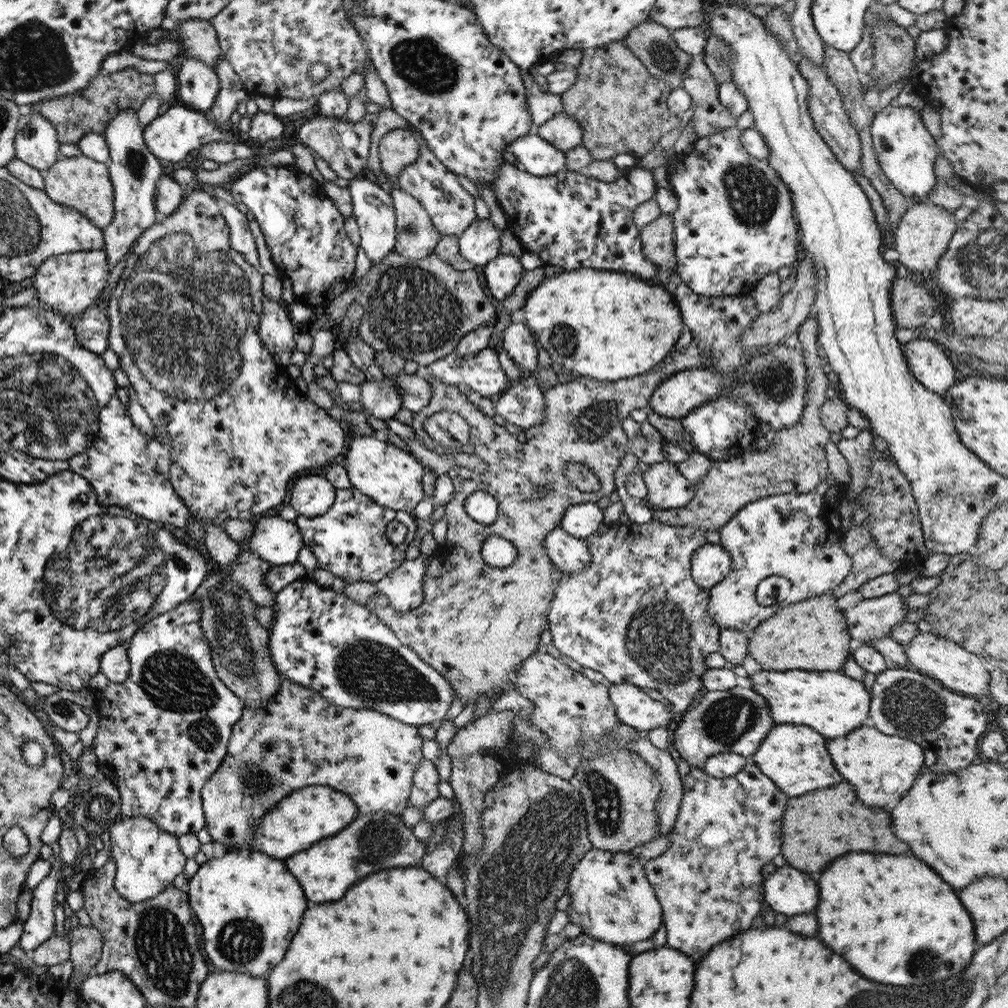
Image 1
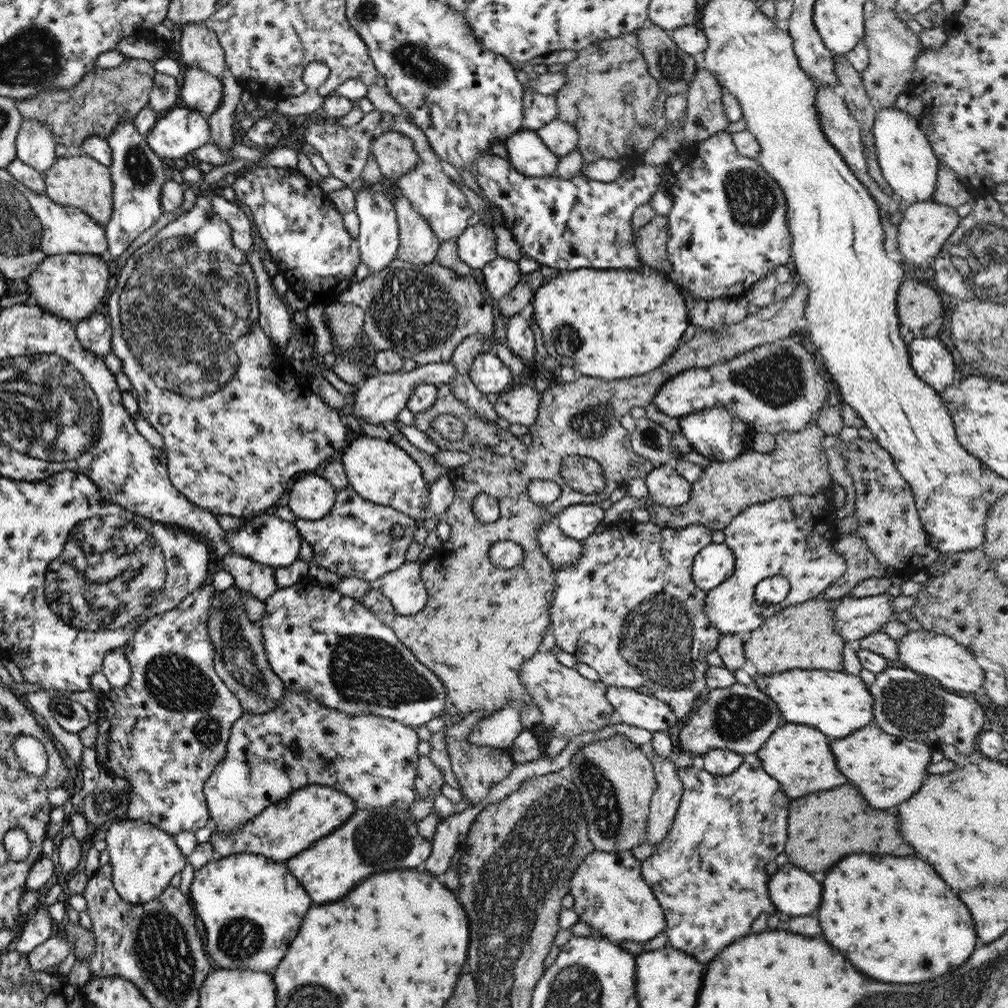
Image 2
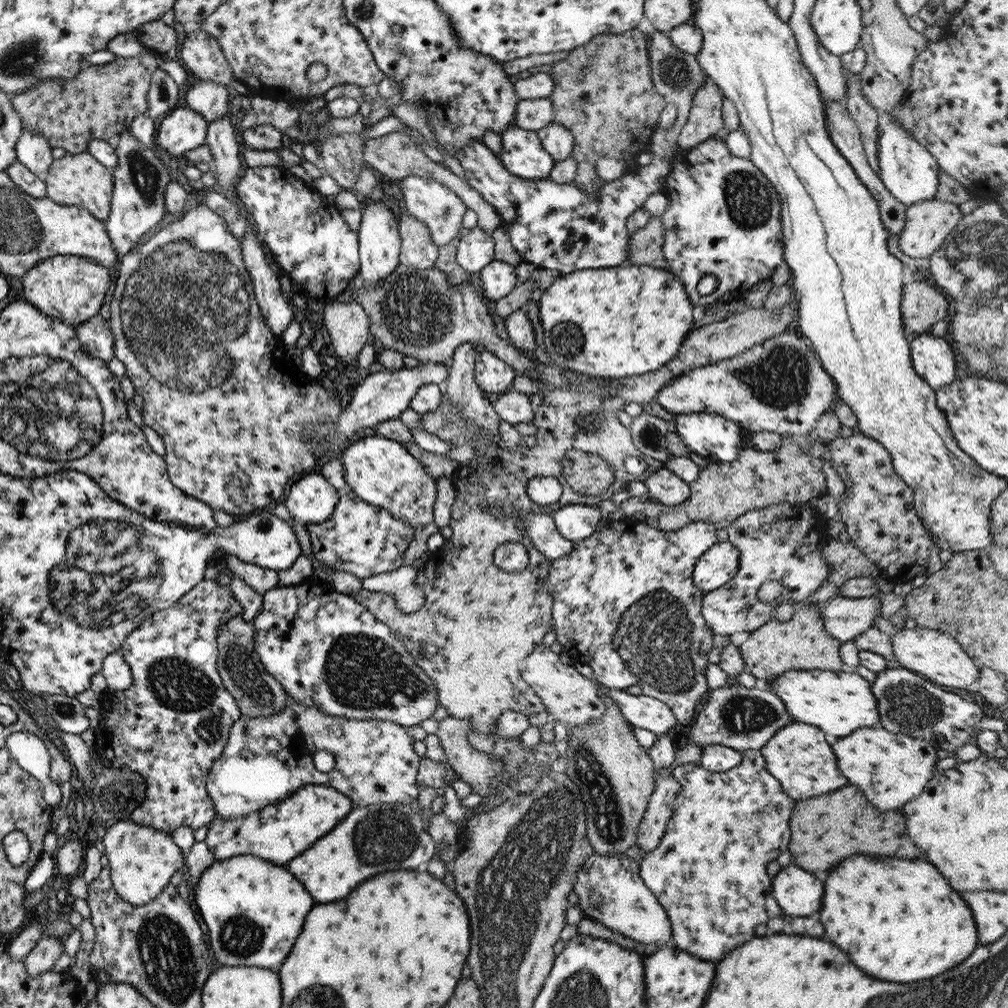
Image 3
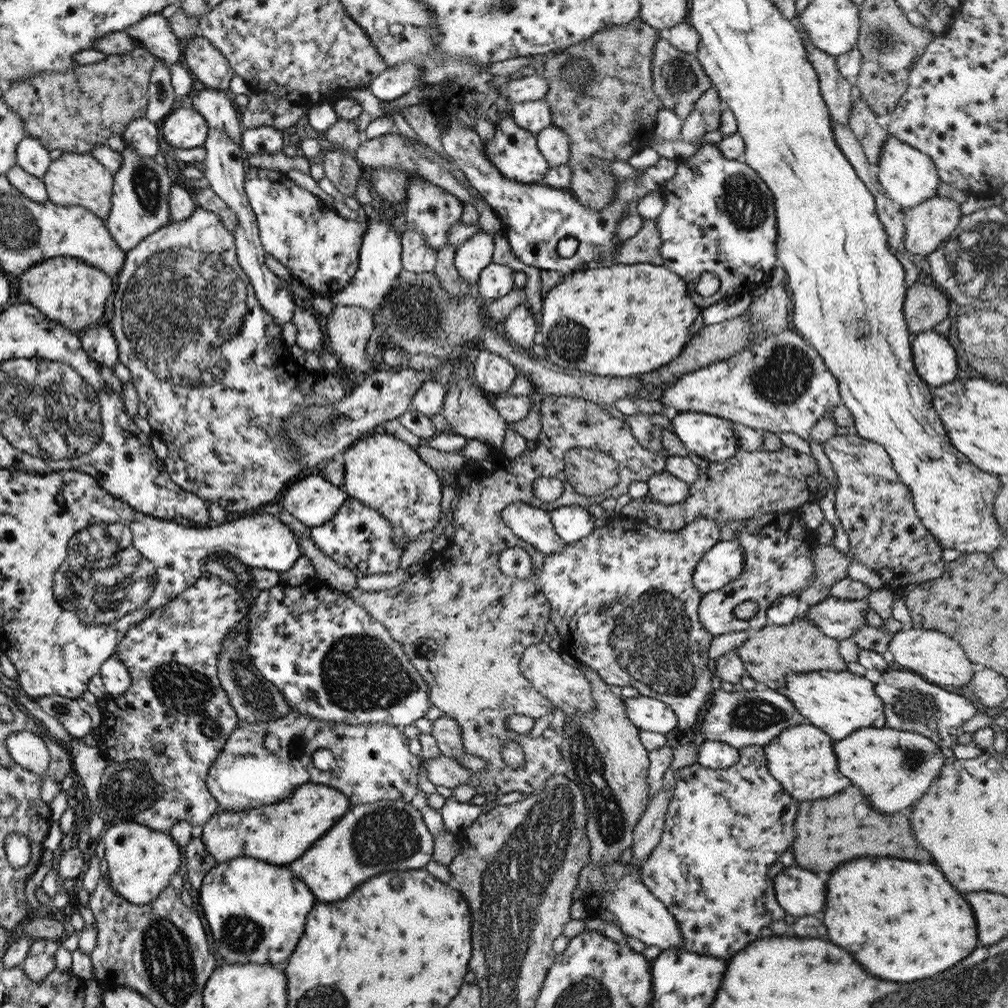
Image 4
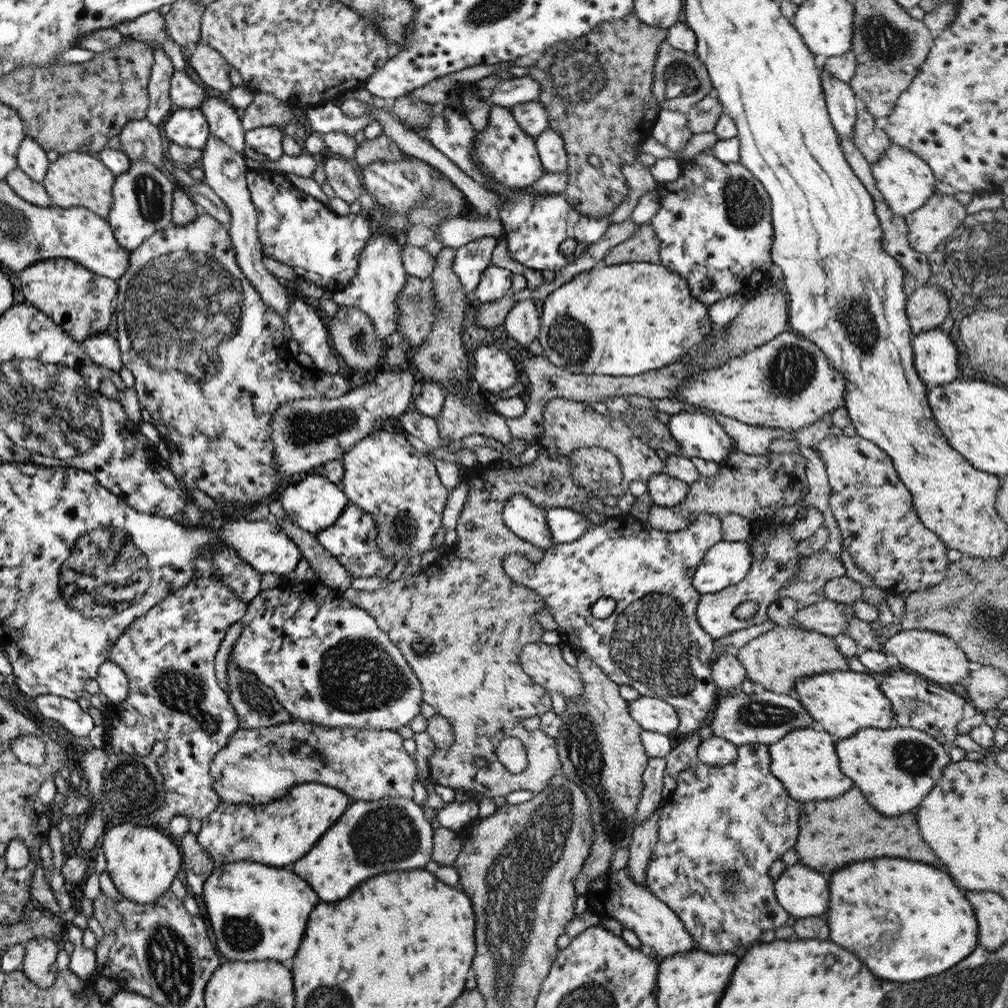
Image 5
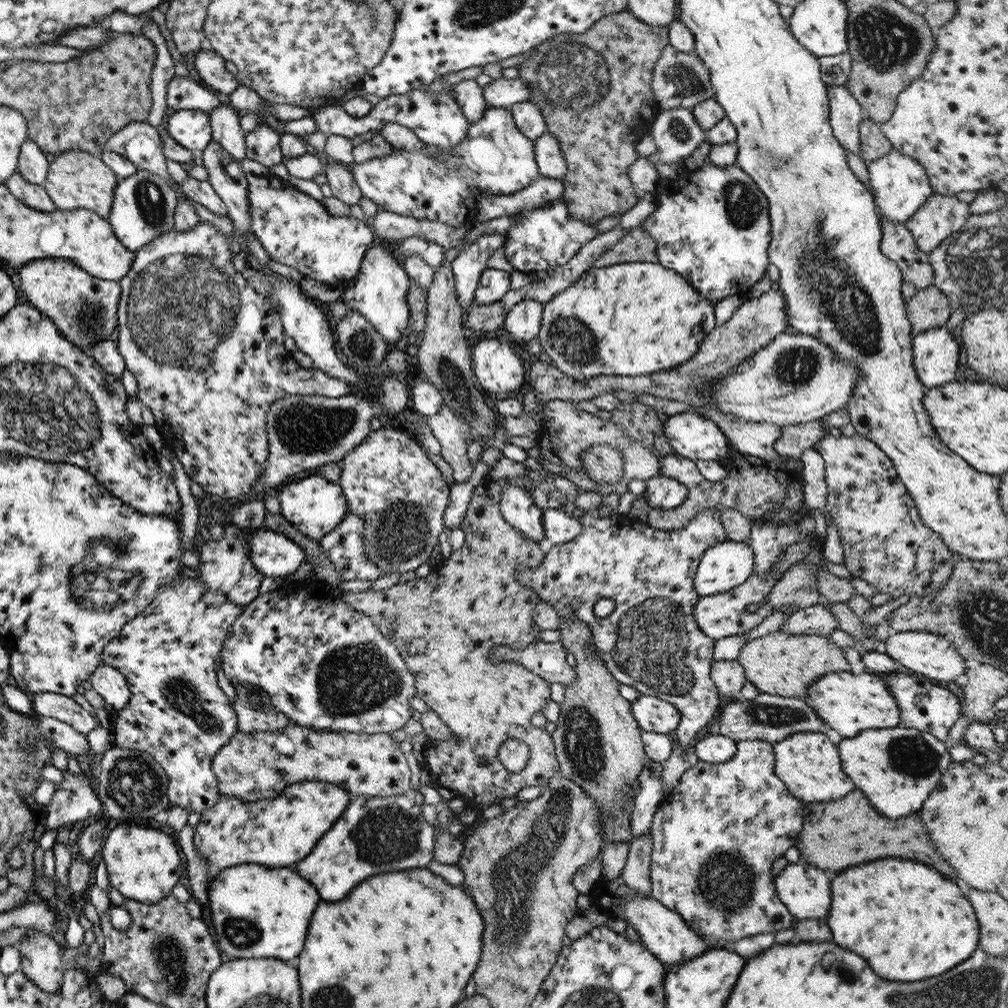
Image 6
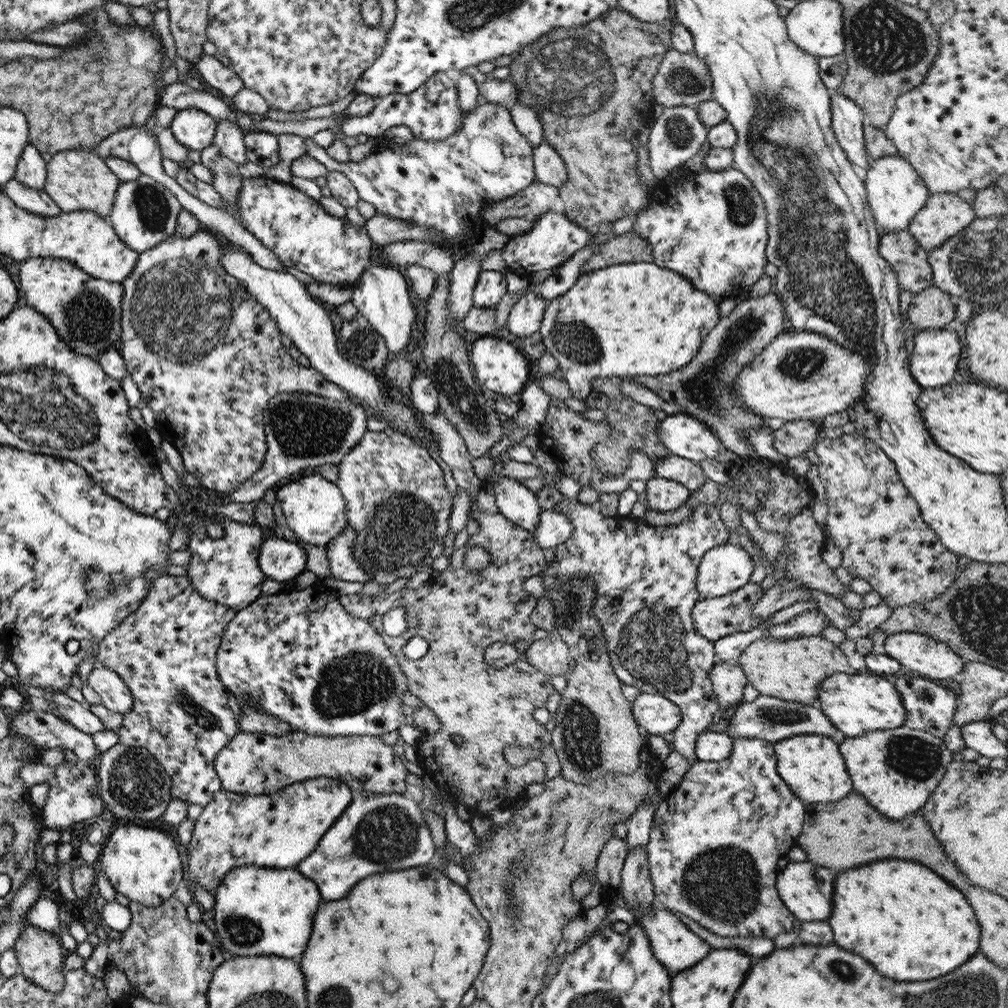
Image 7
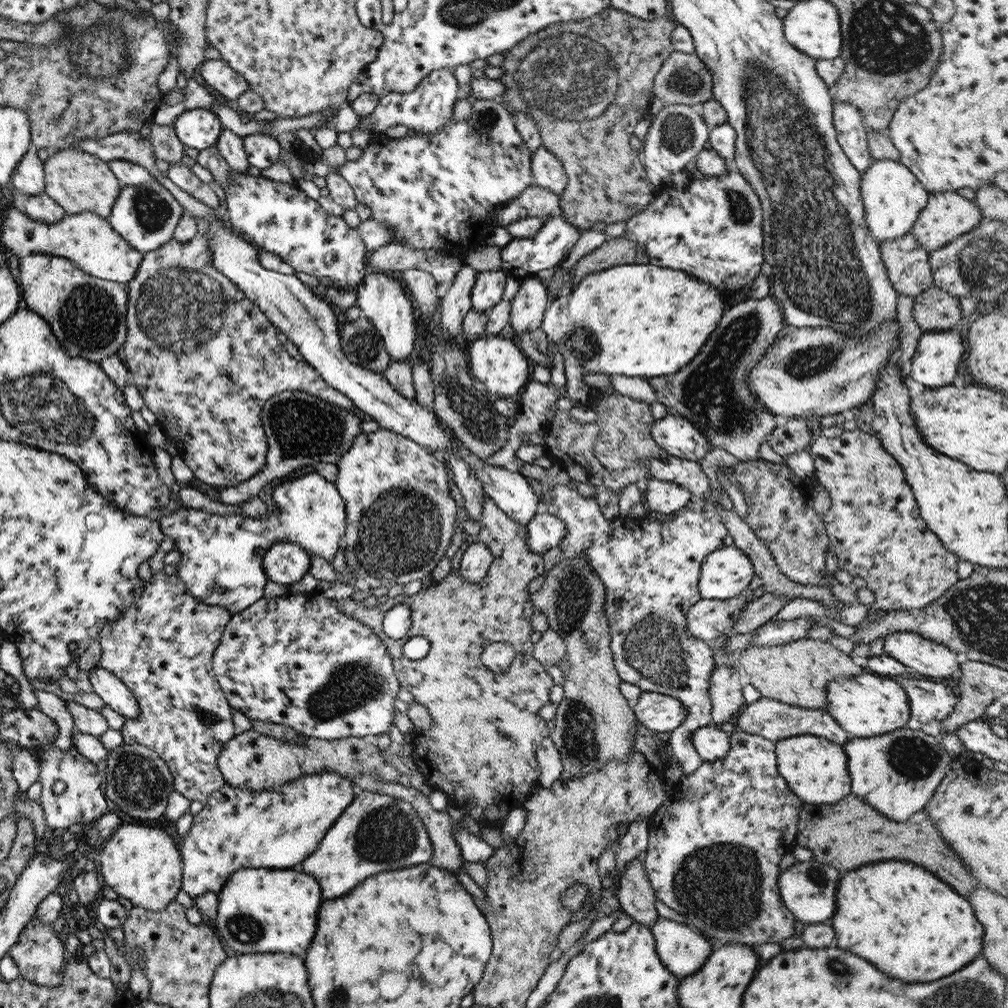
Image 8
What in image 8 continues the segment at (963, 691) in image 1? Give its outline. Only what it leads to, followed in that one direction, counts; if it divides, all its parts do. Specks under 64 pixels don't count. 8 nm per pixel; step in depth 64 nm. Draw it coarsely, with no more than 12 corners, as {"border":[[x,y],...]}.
{"border":[[914,632],[886,634],[883,654],[929,680],[961,657]]}

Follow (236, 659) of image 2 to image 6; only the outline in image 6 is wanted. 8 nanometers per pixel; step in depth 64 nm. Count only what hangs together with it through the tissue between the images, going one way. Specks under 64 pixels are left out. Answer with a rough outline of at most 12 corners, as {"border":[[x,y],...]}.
{"border":[[251,685],[233,686],[239,732],[280,731],[291,721]]}

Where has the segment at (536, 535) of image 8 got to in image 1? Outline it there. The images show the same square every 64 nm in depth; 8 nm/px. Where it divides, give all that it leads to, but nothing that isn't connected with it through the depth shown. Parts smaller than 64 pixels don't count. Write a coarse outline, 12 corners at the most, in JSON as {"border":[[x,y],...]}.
{"border":[[579,503],[563,513],[559,528],[583,539],[602,524],[595,503]]}

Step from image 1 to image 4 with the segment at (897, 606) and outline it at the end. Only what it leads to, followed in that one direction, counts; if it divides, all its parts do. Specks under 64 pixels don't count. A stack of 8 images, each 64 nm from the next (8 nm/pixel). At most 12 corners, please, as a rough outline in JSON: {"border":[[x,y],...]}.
{"border":[[829,595],[807,617],[836,641],[865,623],[866,599]]}

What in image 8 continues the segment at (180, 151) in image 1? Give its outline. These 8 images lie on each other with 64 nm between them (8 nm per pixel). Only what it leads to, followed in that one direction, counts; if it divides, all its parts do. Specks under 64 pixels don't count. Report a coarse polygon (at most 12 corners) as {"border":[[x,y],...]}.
{"border":[[206,108],[182,112],[172,127],[184,147],[215,145],[222,129]]}

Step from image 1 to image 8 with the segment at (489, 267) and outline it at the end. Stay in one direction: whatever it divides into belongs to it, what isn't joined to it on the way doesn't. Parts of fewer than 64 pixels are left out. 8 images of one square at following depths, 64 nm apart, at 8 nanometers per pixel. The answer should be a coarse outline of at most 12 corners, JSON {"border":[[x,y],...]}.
{"border":[[503,271],[475,276],[469,294],[471,310],[489,312],[501,301]]}

